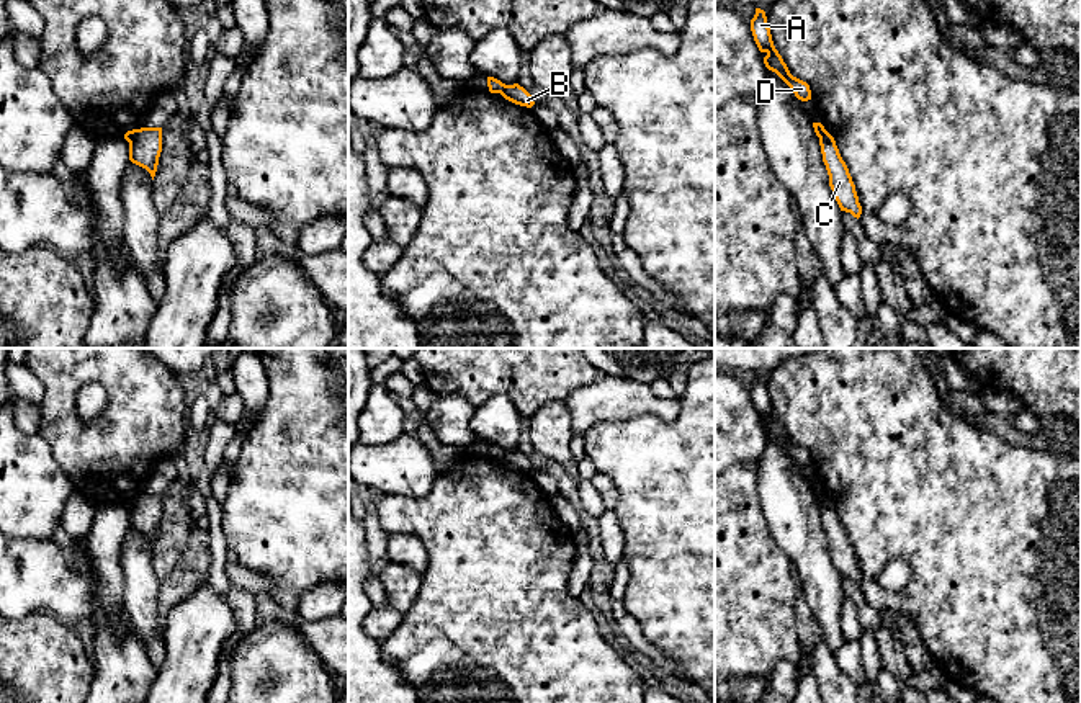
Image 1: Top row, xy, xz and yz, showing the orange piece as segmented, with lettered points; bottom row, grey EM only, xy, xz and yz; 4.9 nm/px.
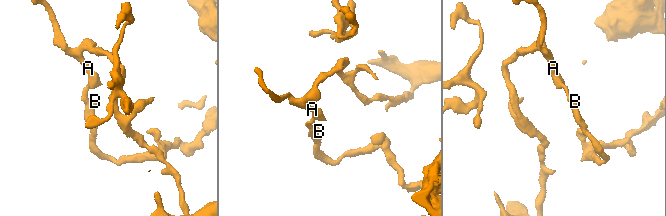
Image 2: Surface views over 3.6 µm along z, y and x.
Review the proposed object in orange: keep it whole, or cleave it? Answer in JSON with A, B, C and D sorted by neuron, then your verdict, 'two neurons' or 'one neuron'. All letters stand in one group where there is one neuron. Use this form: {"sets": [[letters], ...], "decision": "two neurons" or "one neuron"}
{"sets": [["A", "D"], ["B", "C"]], "decision": "two neurons"}

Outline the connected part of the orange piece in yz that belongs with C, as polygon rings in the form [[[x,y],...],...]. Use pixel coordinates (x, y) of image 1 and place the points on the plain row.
[[[824,497],[819,504],[823,528],[829,541],[829,553],[841,577],[850,579],[854,584],[860,584],[862,572],[855,557],[855,551],[849,540],[846,528],[842,526],[834,504]]]

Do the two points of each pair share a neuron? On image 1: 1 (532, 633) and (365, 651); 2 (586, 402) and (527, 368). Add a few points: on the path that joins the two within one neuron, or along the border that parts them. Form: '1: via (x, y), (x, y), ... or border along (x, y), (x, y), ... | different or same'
1: border along (378, 641), (381, 659), (404, 677) | different
2: border along (604, 375), (592, 383), (576, 388), (565, 401) | different

